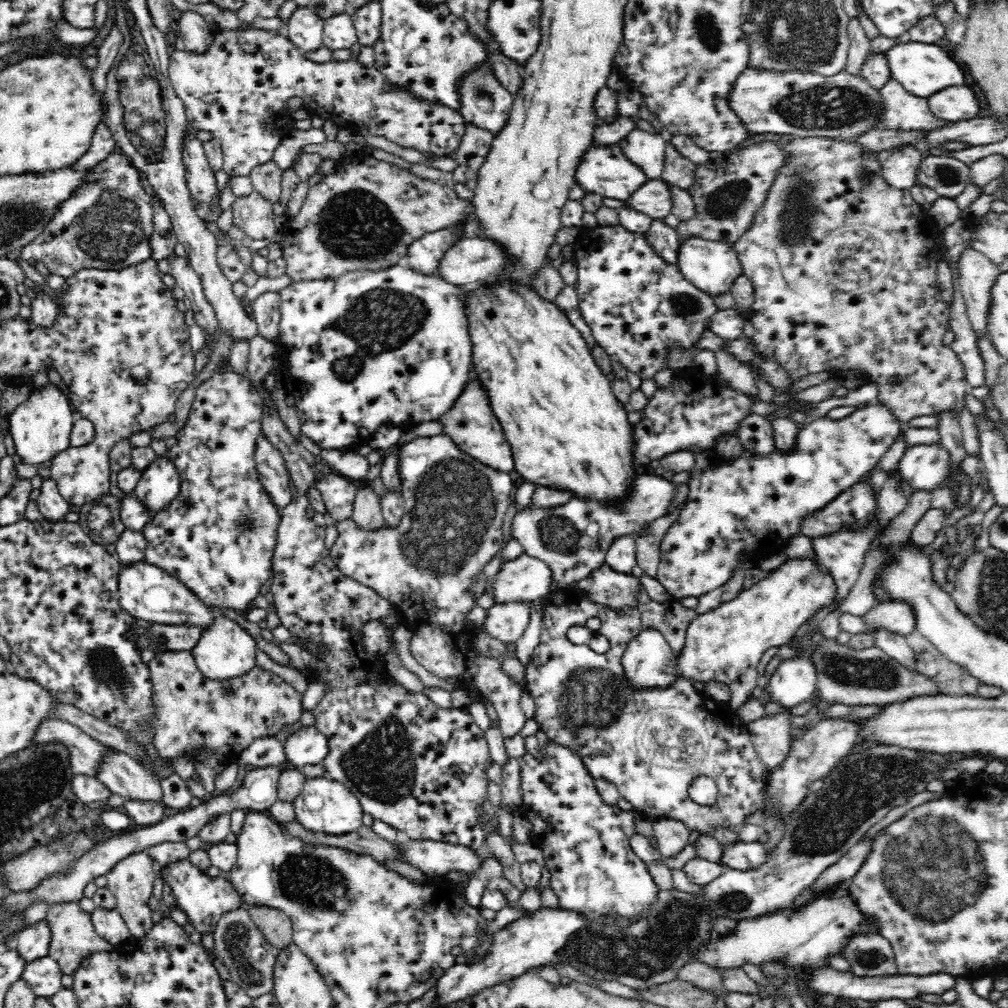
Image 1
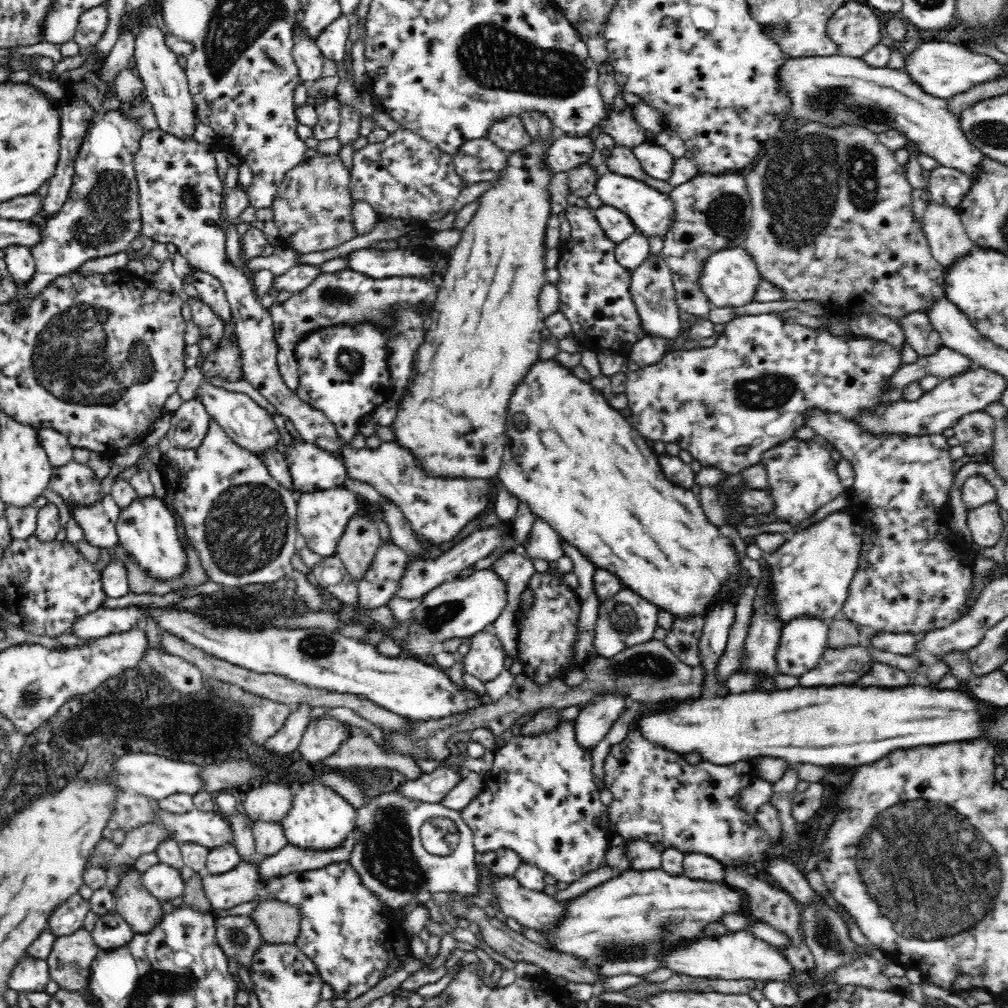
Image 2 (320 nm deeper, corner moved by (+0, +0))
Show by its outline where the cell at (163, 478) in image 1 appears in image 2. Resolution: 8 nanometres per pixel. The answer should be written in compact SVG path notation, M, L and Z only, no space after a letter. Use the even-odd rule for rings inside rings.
M154 495L146 496L146 498L137 497L120 513L116 531L118 531L118 546L132 553L136 564L158 582L178 578L188 570L185 549L178 540L174 516L168 510L164 499Z

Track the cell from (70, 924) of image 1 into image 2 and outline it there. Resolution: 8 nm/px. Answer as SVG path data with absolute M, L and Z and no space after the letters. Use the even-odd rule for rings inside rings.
M83 926L76 929L72 934L56 937L47 958L48 966L51 967L51 981L57 983L59 989L86 990L92 961L95 960L100 949L90 930L86 930Z

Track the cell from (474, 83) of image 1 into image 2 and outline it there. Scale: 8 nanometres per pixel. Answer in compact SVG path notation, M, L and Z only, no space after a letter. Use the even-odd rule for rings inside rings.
M519 115L497 119L488 127L486 136L505 152L520 150L532 140Z

